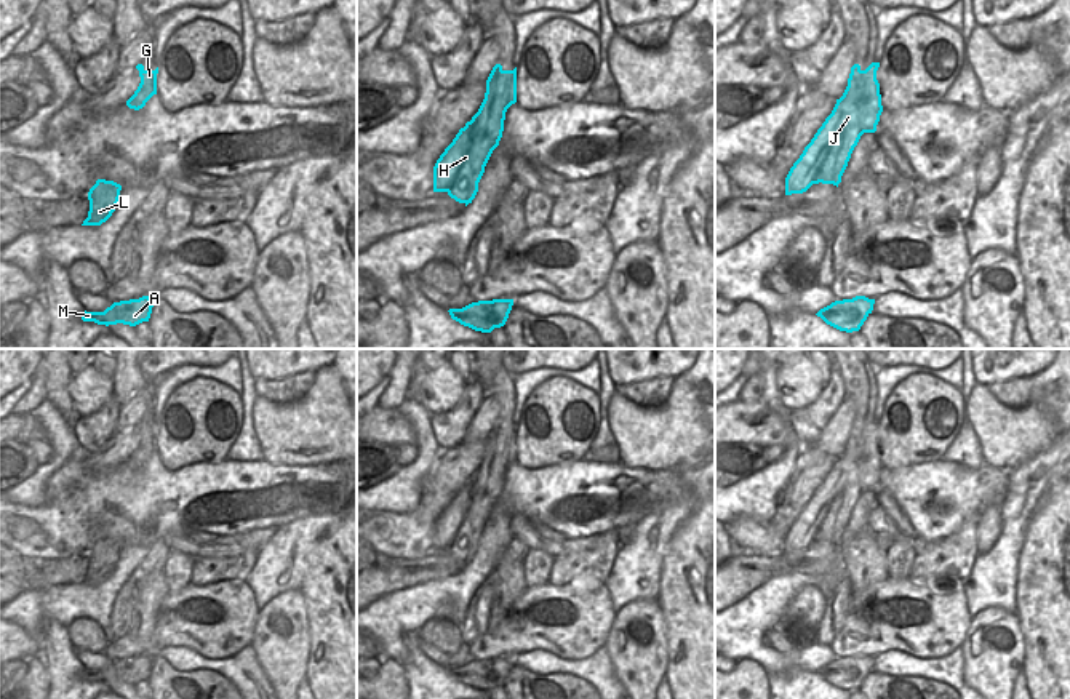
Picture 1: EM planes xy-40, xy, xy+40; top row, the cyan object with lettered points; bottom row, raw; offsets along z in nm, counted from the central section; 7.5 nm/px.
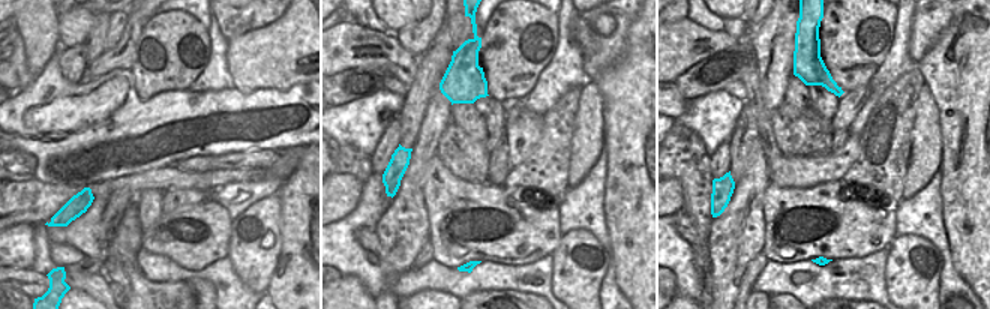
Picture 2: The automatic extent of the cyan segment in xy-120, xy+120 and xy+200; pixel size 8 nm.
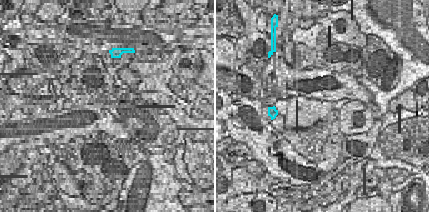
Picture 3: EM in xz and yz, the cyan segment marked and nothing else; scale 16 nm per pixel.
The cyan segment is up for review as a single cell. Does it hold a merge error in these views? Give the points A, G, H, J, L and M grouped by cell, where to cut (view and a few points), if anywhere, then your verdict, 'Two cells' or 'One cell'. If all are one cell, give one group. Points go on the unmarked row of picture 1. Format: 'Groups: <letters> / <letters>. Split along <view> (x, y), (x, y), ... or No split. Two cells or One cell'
Groups: A L M / G H J. Split along xy (479, 539), (467, 536), (455, 541), (447, 549). Two cells

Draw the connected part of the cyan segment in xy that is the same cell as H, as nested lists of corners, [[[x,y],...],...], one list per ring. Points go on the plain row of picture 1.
[[[496,422],[486,438],[485,457],[478,470],[459,488],[433,525],[433,550],[448,550],[453,542],[475,536],[499,504],[507,467],[517,461],[517,425],[504,429]]]

